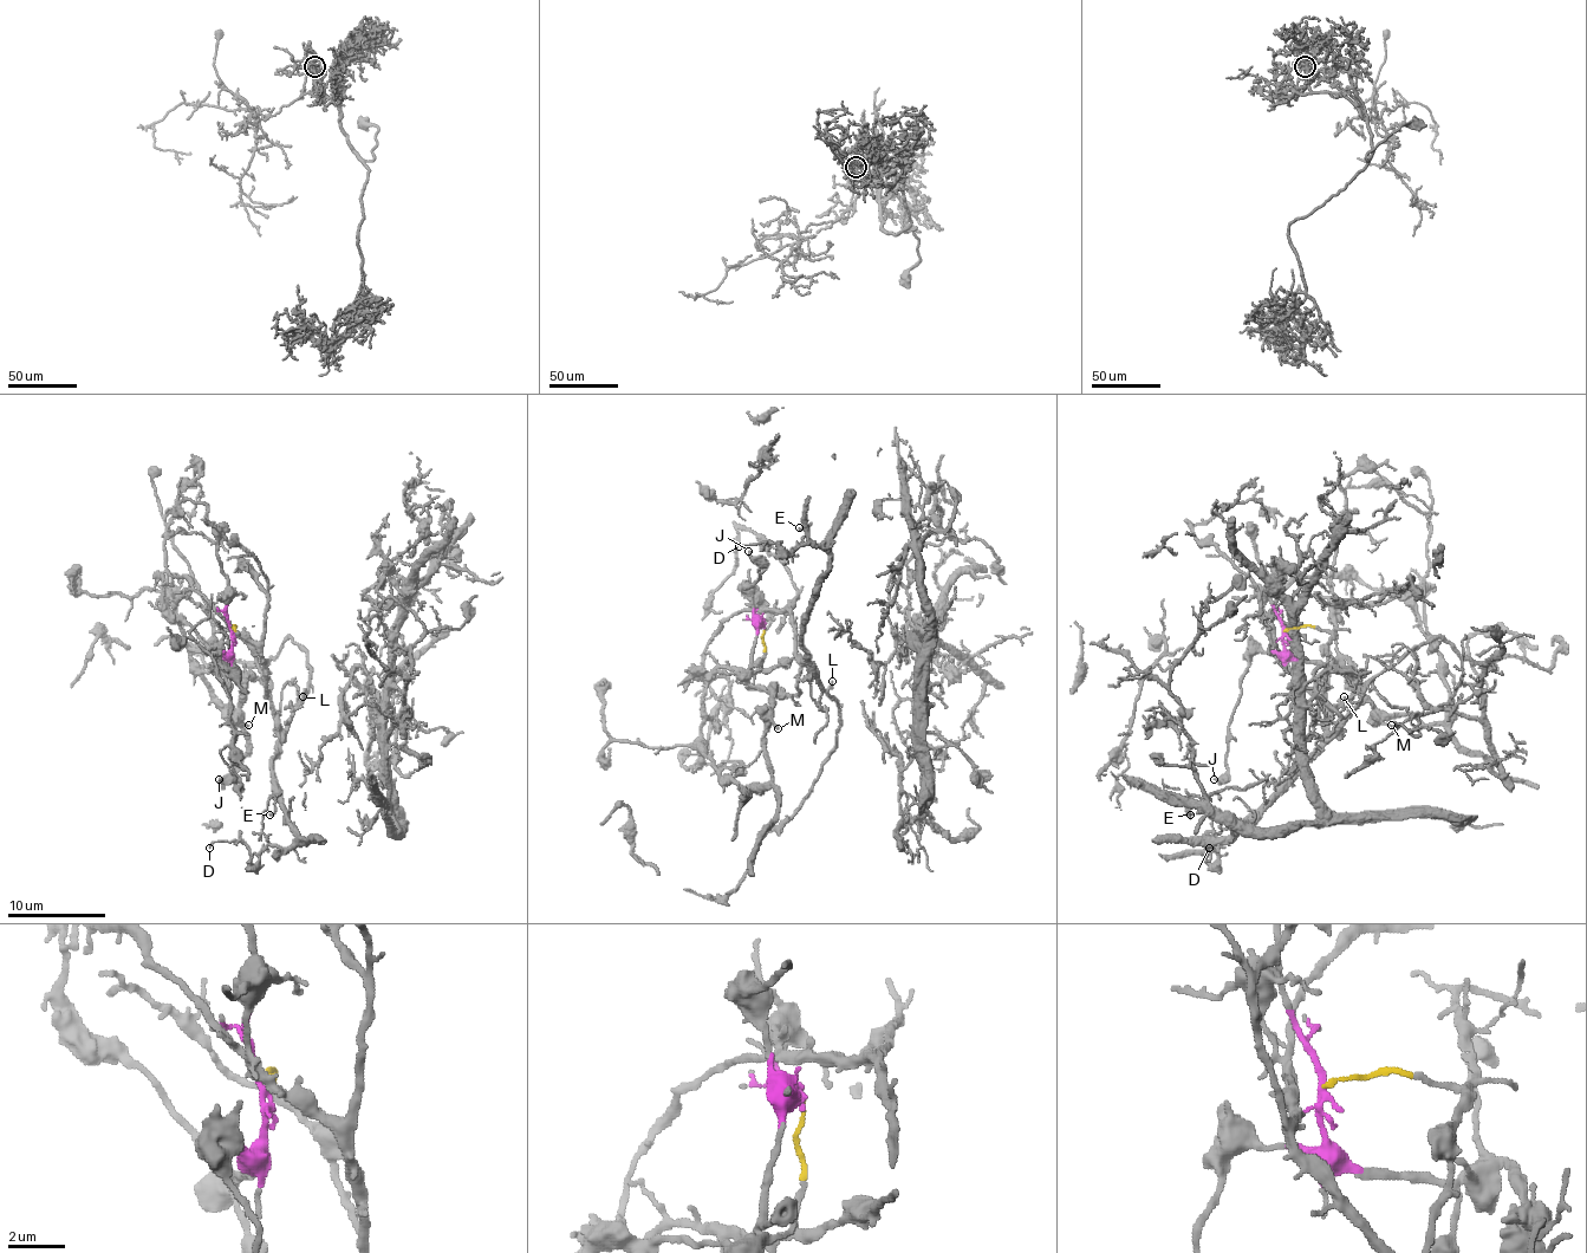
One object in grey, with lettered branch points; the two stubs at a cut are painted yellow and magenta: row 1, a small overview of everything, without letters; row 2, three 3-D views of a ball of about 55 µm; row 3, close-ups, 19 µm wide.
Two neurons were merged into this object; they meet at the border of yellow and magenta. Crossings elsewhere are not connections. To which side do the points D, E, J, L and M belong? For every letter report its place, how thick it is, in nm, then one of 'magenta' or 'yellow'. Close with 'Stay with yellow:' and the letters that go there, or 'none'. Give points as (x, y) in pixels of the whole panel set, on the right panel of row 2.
D: at (1209, 848); 150 nm thick; yellow
E: at (1190, 815); 130 nm thick; yellow
J: at (1214, 779); 280 nm thick; magenta
L: at (1344, 696); 130 nm thick; yellow
M: at (1391, 725); 150 nm thick; magenta
Stay with yellow: D, E, L

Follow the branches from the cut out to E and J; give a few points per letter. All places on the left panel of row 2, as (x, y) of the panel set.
E: (232, 630), (266, 687), (274, 792), (298, 833), (291, 848), (261, 831), (268, 813)
J: (232, 633), (229, 653), (220, 657), (220, 667), (229, 679), (232, 772), (220, 779)

